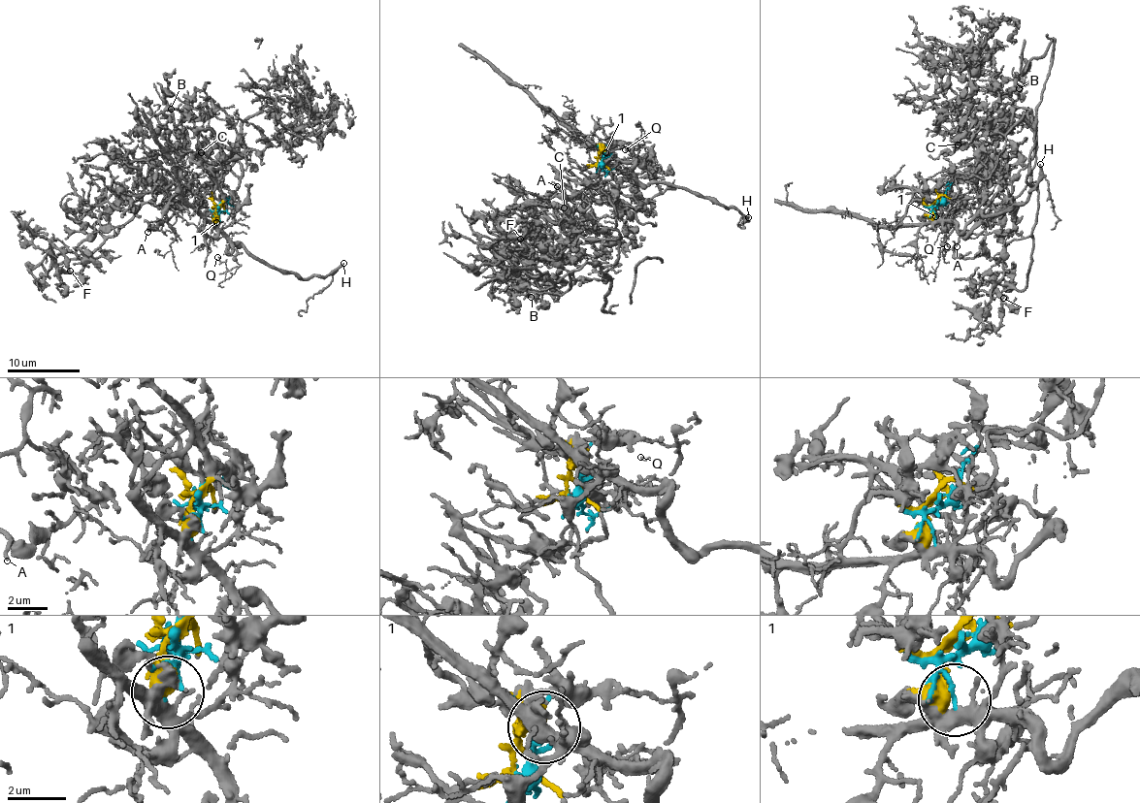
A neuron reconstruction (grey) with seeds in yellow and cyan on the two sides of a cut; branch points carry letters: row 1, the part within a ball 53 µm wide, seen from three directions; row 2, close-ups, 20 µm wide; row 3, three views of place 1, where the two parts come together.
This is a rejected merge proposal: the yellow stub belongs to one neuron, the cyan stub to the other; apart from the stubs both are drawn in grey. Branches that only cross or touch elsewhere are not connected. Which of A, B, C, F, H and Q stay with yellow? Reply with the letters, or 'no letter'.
A, B, C, F

